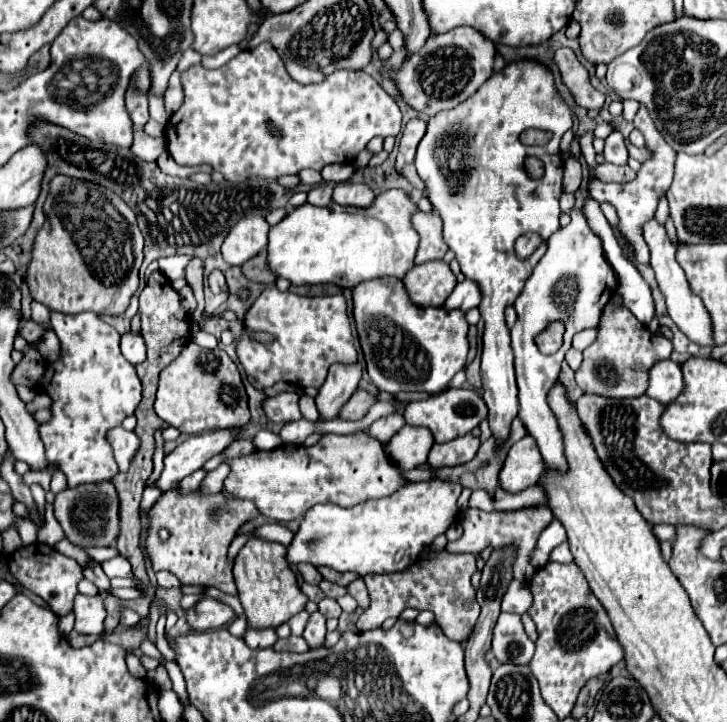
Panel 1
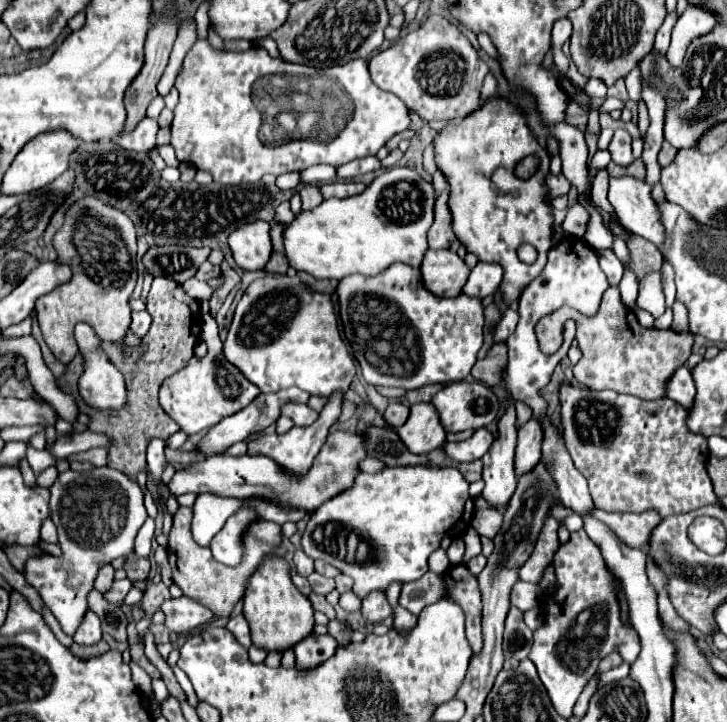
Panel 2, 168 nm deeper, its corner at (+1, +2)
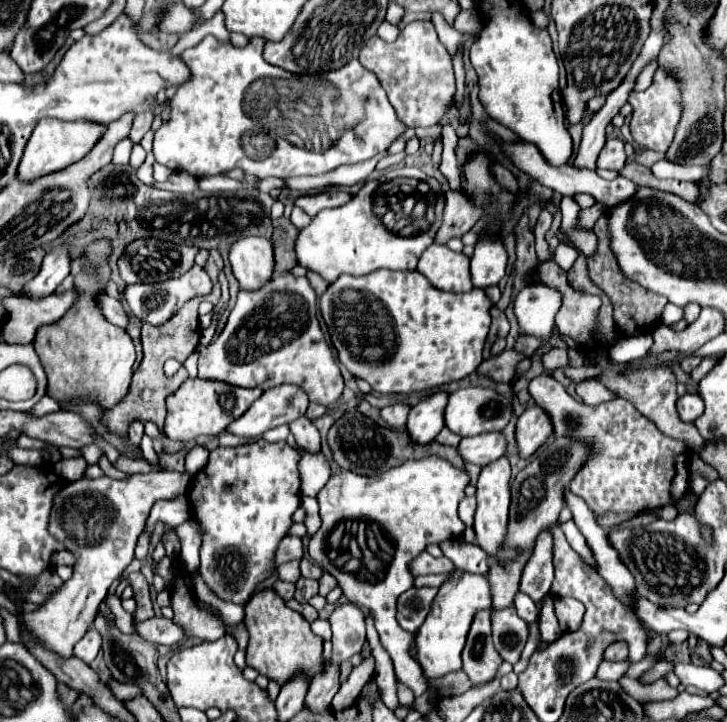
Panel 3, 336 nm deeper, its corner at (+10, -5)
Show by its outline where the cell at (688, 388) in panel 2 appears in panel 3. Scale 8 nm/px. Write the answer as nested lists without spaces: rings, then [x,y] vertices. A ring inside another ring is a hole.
[[[686,393],[684,397],[678,399],[678,413],[682,421],[696,421],[704,411],[704,401],[698,395]]]

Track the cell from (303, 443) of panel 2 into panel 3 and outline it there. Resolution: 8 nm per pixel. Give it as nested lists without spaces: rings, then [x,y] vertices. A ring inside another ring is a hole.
[[[262,437],[238,447],[216,447],[210,453],[208,465],[194,475],[188,499],[192,507],[192,517],[198,521],[202,531],[200,565],[198,573],[210,591],[222,601],[236,605],[246,605],[254,595],[258,583],[276,573],[274,553],[278,543],[292,527],[292,515],[300,505],[300,473],[298,473],[300,453],[292,449],[286,441],[268,443]]]

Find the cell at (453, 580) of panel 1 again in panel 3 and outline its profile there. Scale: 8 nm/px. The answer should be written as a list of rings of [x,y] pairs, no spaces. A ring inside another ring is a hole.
[[[482,611],[476,615],[466,639],[466,647],[462,651],[462,663],[462,669],[474,685],[484,685],[496,677],[502,657],[492,645],[490,611]]]

